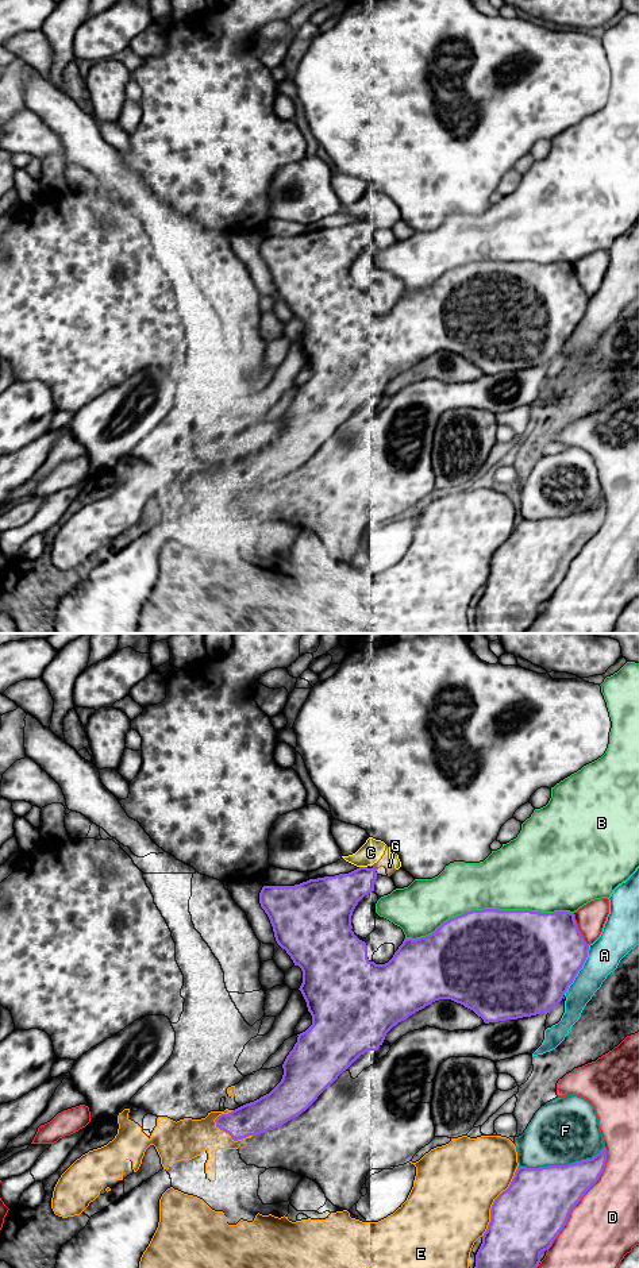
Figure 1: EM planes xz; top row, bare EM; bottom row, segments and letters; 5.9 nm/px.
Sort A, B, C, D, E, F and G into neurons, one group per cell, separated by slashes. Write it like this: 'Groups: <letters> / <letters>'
Groups: A / B / C G / D / E / F

